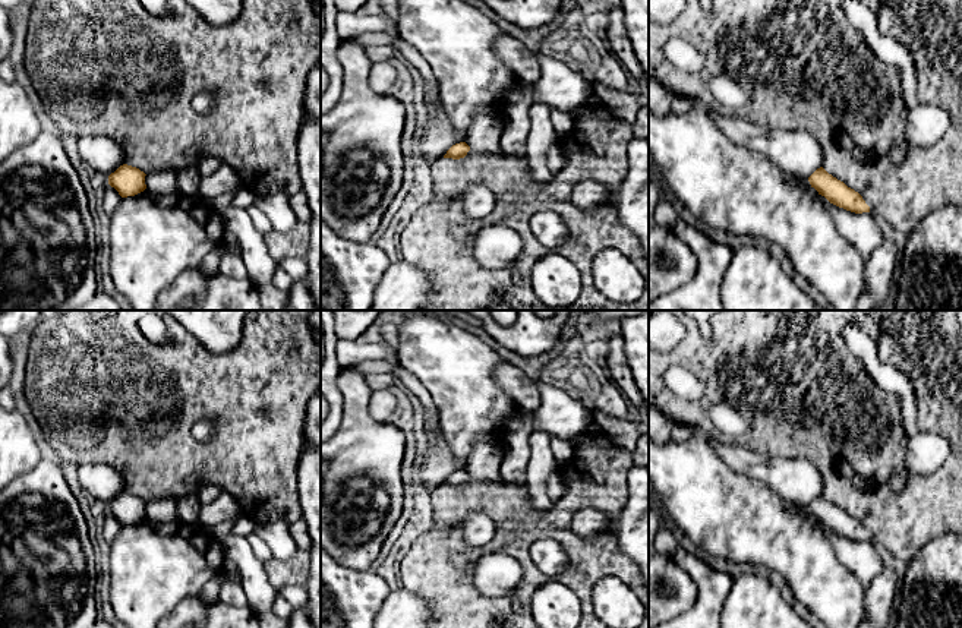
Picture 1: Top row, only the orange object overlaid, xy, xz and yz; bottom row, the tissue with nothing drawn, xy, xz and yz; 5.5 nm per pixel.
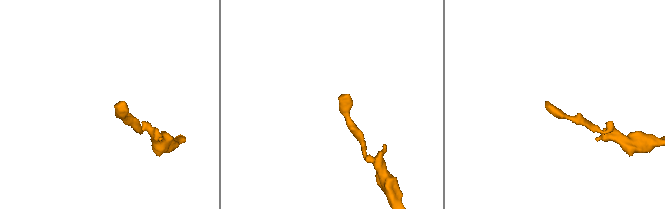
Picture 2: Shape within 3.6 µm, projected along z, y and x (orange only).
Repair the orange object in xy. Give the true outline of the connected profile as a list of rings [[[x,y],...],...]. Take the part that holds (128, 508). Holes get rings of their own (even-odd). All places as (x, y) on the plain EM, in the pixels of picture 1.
[[[123,492],[108,504],[108,512],[114,515],[122,526],[135,524],[146,517],[145,504],[139,496]]]

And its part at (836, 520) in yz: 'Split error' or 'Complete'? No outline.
Complete

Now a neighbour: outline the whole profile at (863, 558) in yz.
[[[811,512],[805,515],[827,537],[839,562],[857,575],[865,591],[871,581],[884,569],[881,550],[871,540],[855,542],[830,531]]]

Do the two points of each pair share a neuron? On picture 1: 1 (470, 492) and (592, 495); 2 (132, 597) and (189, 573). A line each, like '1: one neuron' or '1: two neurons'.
1: one neuron
2: one neuron

